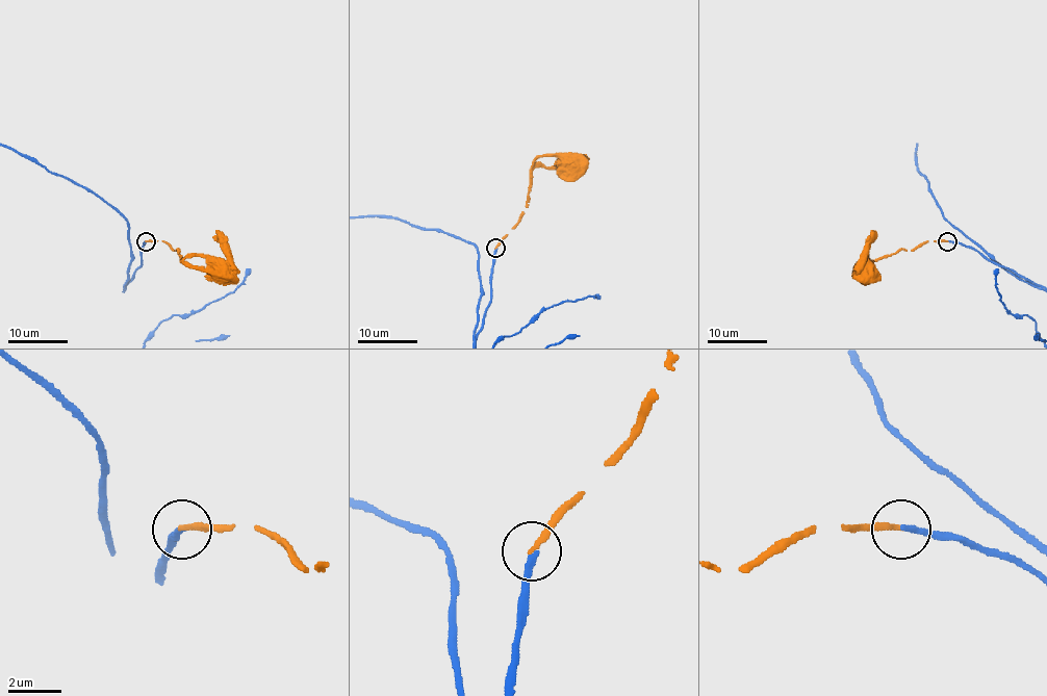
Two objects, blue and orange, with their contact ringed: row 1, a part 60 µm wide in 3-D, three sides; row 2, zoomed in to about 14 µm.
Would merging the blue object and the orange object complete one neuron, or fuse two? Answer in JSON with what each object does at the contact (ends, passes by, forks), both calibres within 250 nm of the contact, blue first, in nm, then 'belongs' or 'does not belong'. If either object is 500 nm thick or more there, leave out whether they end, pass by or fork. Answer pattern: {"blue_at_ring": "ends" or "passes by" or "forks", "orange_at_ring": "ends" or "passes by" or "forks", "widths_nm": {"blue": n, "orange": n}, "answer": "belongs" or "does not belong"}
{"blue_at_ring": "ends", "orange_at_ring": "ends", "widths_nm": {"blue": 220, "orange": 200}, "answer": "belongs"}

